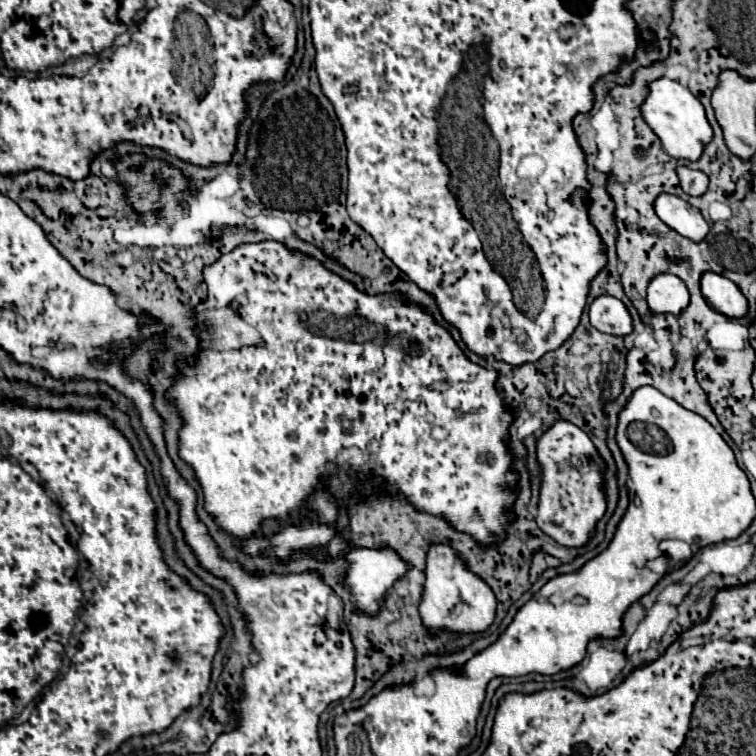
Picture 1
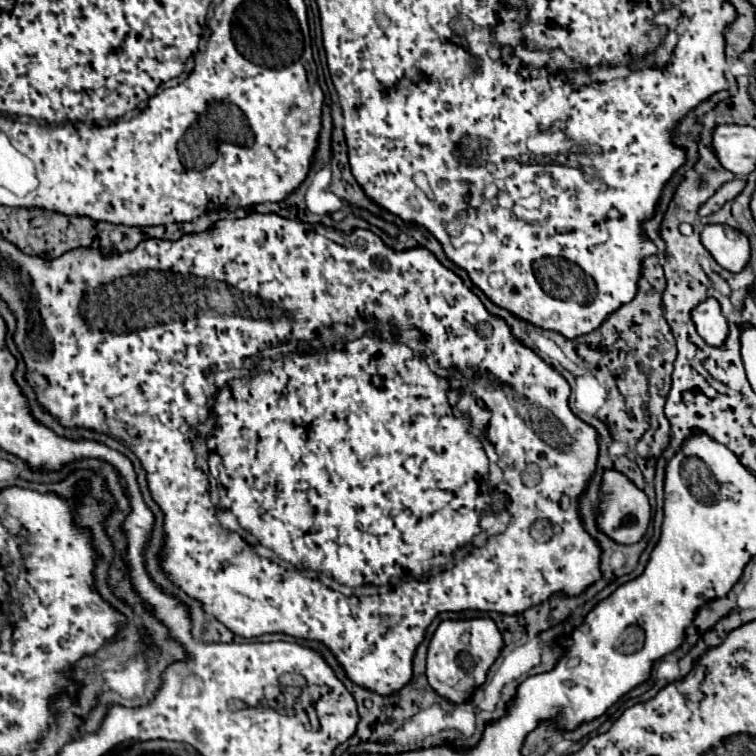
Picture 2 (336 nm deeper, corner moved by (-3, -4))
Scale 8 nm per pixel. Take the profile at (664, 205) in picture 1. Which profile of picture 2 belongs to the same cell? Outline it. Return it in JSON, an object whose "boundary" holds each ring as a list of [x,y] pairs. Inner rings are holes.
{"boundary":[[[705,225],[701,241],[723,269],[739,273],[747,267],[749,245],[745,233],[731,229],[729,225]]]}

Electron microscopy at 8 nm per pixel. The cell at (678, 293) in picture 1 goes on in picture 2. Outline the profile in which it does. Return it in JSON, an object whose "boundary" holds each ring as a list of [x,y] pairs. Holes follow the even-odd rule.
{"boundary":[[[715,299],[703,301],[699,307],[693,309],[693,321],[699,331],[699,335],[709,343],[709,345],[723,345],[727,339],[727,319],[721,313],[721,305]]]}

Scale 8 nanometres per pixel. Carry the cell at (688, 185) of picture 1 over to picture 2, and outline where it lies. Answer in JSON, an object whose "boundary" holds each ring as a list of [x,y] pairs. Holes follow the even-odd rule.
{"boundary":[[[735,177],[733,181],[725,183],[701,209],[699,209],[699,215],[705,217],[705,215],[711,215],[715,211],[719,211],[727,201],[733,201],[745,187],[745,179],[743,177]]]}

